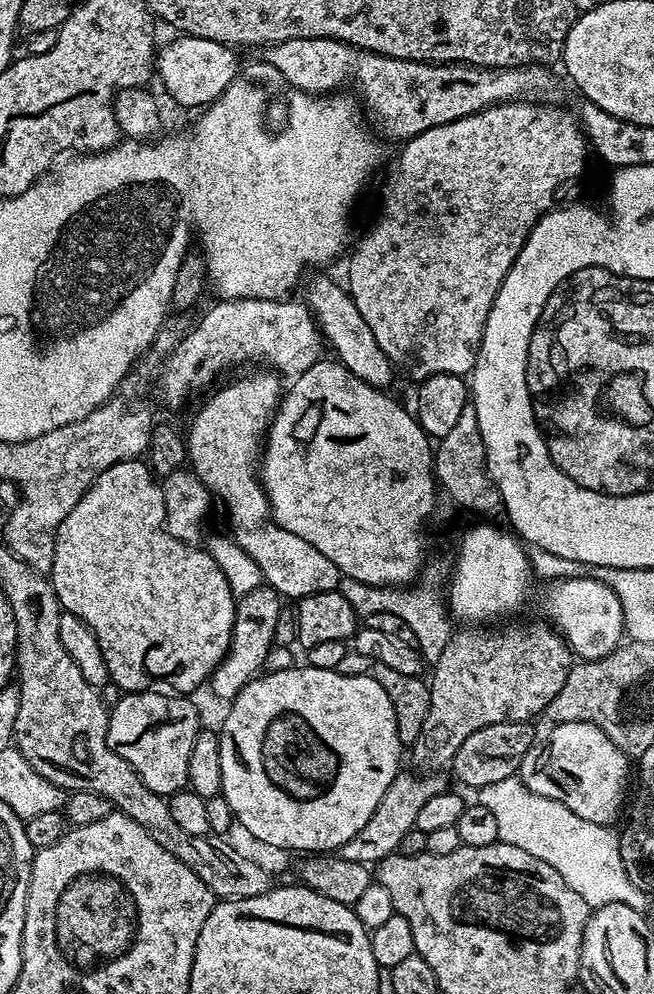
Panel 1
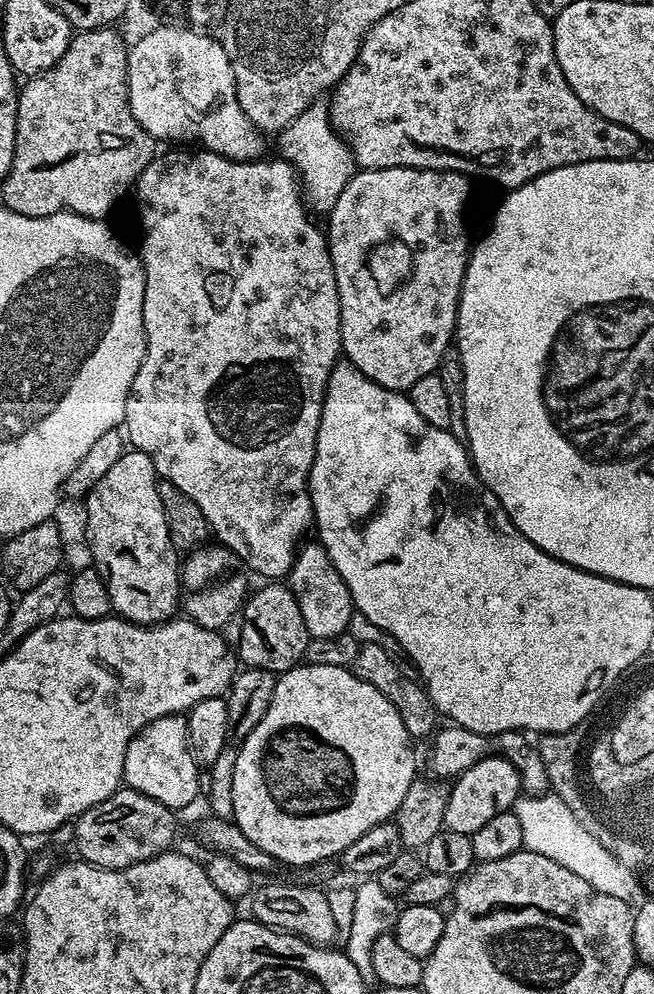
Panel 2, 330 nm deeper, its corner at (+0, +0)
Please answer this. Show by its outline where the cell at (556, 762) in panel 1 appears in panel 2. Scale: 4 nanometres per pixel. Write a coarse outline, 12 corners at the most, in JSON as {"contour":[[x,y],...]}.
{"contour":[[449,723],[430,740],[429,777],[448,782],[483,756],[518,770],[527,795],[549,791],[525,733],[480,736]]}

